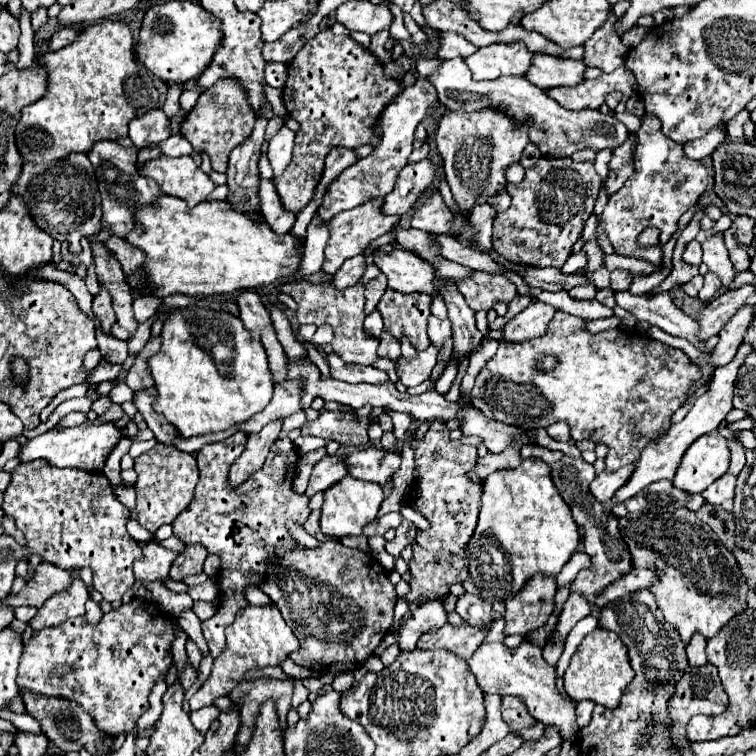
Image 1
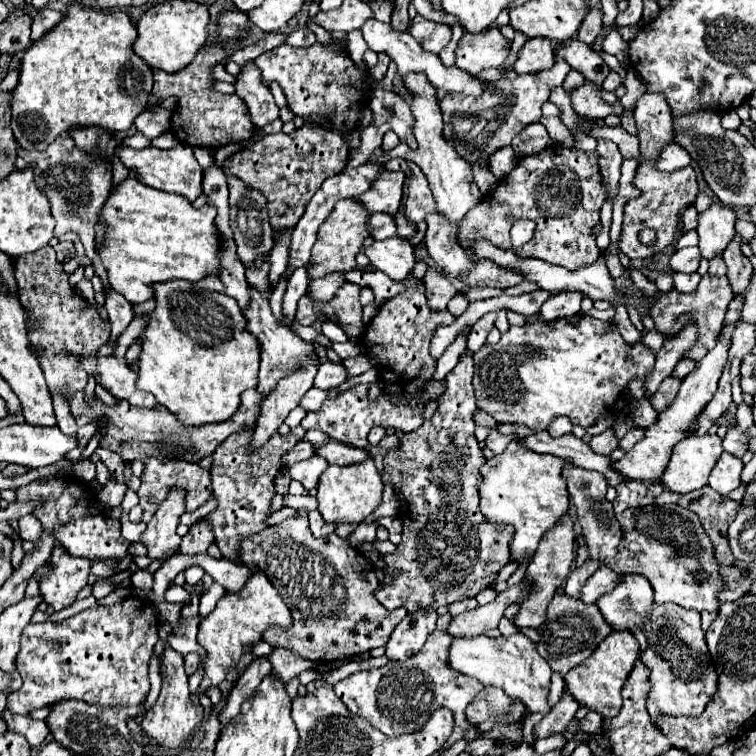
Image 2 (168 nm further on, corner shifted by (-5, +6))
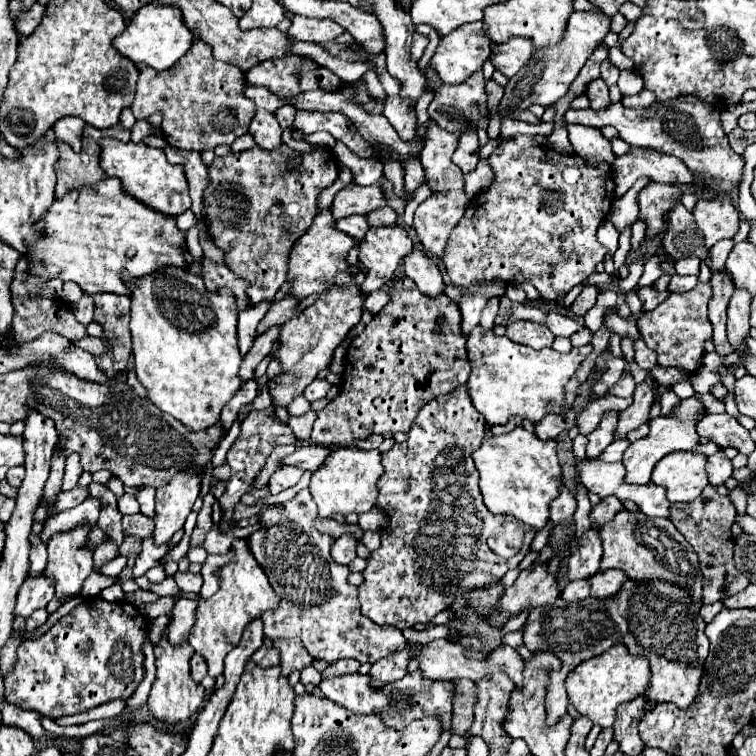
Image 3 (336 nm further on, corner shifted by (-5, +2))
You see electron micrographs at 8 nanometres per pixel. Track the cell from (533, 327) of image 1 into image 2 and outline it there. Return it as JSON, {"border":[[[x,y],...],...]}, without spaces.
{"border":[[[560,292],[552,298],[548,298],[540,310],[540,318],[550,322],[556,318],[564,318],[564,316],[574,316],[580,312],[580,302],[582,302],[582,294],[578,292]]]}

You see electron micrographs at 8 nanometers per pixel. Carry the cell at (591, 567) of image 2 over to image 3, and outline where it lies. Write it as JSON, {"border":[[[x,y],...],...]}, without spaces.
{"border":[[[594,530],[586,532],[580,546],[568,558],[568,578],[592,578],[600,570],[602,562],[602,540]]]}

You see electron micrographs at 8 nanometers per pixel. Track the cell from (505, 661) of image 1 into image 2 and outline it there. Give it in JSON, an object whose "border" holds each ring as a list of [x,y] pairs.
{"border":[[[520,632],[498,638],[454,638],[448,652],[448,666],[452,666],[452,670],[460,670],[462,674],[478,678],[486,686],[502,688],[510,698],[520,698],[530,712],[550,712],[546,698],[550,690],[552,670],[548,662],[538,654],[536,644]]]}

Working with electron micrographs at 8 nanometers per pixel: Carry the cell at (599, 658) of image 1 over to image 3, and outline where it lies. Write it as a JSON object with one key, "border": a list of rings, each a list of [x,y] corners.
{"border":[[[618,642],[604,654],[582,662],[572,674],[566,678],[566,692],[570,698],[570,704],[582,714],[588,716],[594,724],[606,728],[612,726],[616,720],[616,708],[622,702],[628,702],[640,694],[646,692],[648,688],[648,660],[644,656],[632,656],[628,648]]]}

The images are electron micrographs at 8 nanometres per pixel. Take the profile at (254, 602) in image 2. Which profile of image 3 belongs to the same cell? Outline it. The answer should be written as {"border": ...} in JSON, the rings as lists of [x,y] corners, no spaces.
{"border":[[[236,540],[232,544],[232,550],[236,552],[236,556],[230,564],[222,568],[218,592],[208,600],[198,602],[198,616],[188,638],[188,644],[196,650],[196,654],[204,656],[208,664],[208,676],[212,678],[218,678],[222,674],[224,658],[240,642],[244,628],[252,620],[260,618],[266,610],[276,610],[280,604],[280,598],[272,590],[264,570],[252,558],[246,540]]]}

